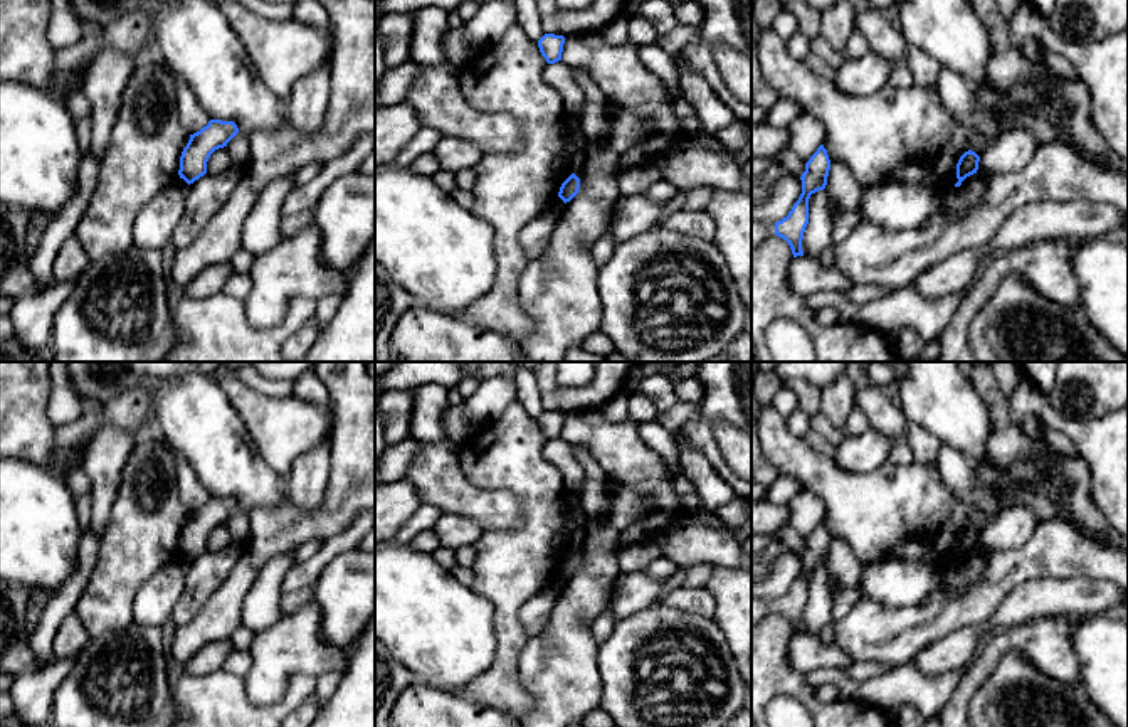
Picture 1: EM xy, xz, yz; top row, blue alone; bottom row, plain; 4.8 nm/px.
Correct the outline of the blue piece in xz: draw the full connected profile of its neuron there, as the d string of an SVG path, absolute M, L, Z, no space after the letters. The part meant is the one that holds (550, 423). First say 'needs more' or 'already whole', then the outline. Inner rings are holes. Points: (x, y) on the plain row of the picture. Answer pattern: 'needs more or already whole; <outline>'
already whole; M545 411L538 417L540 429L548 441L555 441L561 438L563 421L565 421L565 414L555 411Z

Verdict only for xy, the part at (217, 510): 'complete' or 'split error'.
complete

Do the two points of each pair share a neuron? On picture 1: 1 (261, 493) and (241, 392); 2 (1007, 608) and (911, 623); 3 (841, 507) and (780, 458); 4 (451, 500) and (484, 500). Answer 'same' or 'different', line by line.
1: different
2: different
3: same
4: same

